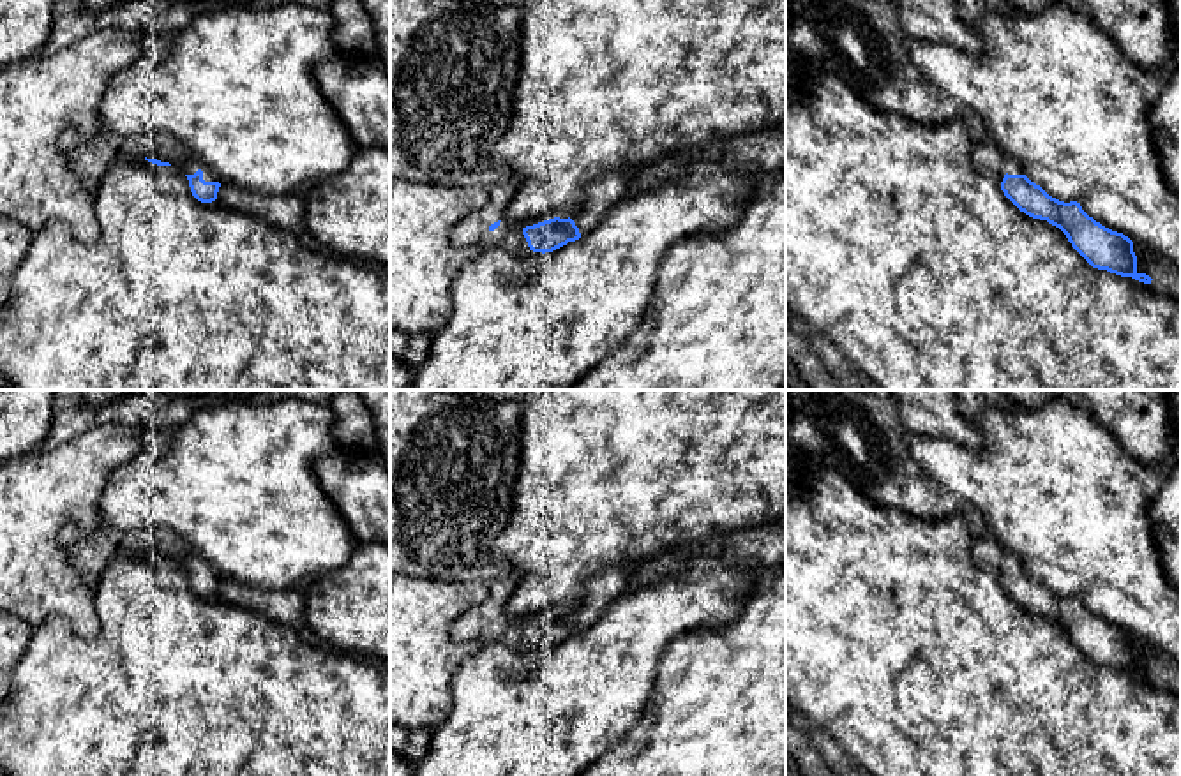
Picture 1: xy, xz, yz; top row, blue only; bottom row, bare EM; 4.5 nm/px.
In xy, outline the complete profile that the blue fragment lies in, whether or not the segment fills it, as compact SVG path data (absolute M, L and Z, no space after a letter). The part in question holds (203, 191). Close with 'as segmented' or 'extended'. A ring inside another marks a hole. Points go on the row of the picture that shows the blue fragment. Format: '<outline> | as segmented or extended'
M154 132L136 139L132 146L136 155L145 160L157 166L173 166L182 171L189 180L192 196L198 201L212 203L217 199L221 187L217 176L177 138L166 132Z | extended

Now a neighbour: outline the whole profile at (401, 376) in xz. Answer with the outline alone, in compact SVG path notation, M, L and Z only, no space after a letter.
M390 354L390 390L411 390L415 367L404 363L402 358Z

